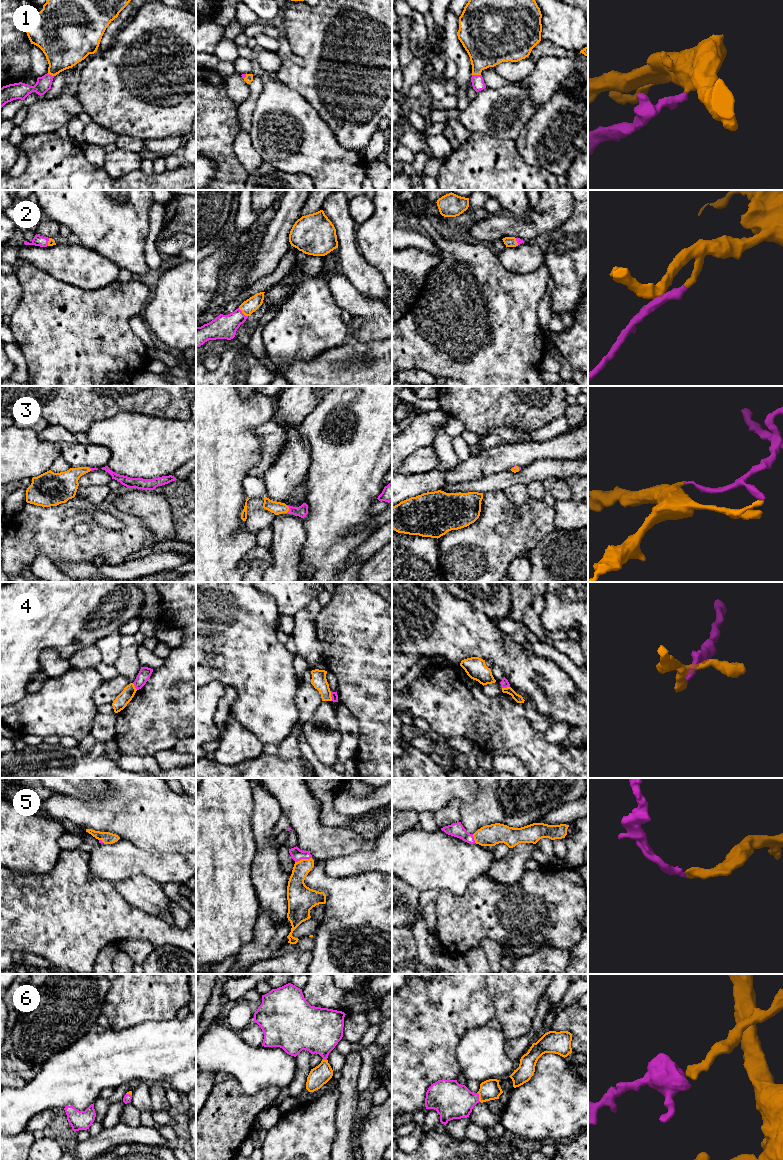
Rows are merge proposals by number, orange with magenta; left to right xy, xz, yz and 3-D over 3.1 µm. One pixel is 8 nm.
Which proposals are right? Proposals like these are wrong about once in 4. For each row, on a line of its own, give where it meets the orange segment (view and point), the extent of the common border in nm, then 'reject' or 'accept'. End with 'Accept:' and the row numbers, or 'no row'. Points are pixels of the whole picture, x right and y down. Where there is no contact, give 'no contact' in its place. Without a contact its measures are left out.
1: meets orange in yz at (476, 74); contact 70 nm long; accept
2: meets orange in xz at (243, 313); contact 100 nm long; accept
3: meets orange in xz at (287, 511); contact 90 nm long; accept
4: meets orange in xz at (330, 696); contact 70 nm long; reject
5: meets orange in xz at (303, 859); contact 140 nm long; accept
6: meets orange in yz at (479, 1097); contact 80 nm long; accept
Accept: 1, 2, 3, 5, 6

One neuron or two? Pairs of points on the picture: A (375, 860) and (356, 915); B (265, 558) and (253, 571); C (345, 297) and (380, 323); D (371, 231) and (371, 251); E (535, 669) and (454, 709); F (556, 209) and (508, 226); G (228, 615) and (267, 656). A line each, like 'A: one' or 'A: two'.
A: two
B: one
C: one
D: one
E: two
F: one
G: one

